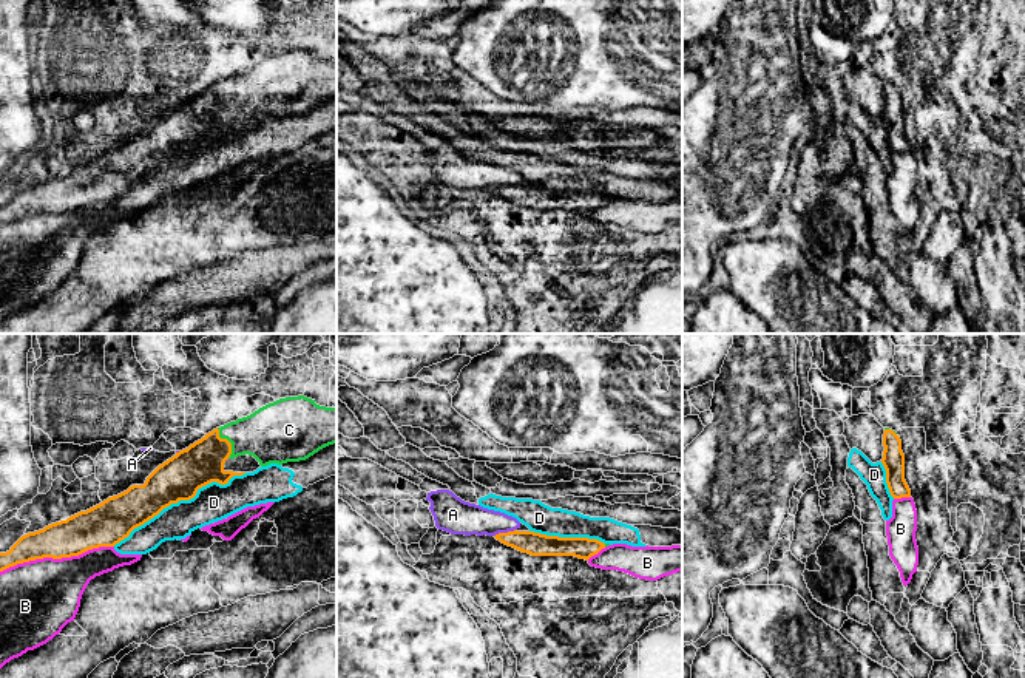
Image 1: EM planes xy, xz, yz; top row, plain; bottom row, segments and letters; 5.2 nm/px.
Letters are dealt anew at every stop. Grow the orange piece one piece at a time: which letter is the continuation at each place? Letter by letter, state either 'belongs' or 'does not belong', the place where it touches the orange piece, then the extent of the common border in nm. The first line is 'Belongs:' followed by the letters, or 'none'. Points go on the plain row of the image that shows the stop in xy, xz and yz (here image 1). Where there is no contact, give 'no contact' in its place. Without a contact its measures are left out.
Belongs: C
A: does not belong | xz (505, 187) | 130 nm
B: does not belong | xy (56, 212) | 600 nm
C: belongs | xy (229, 96) | 170 nm
D: does not belong | xy (179, 153) | 800 nm

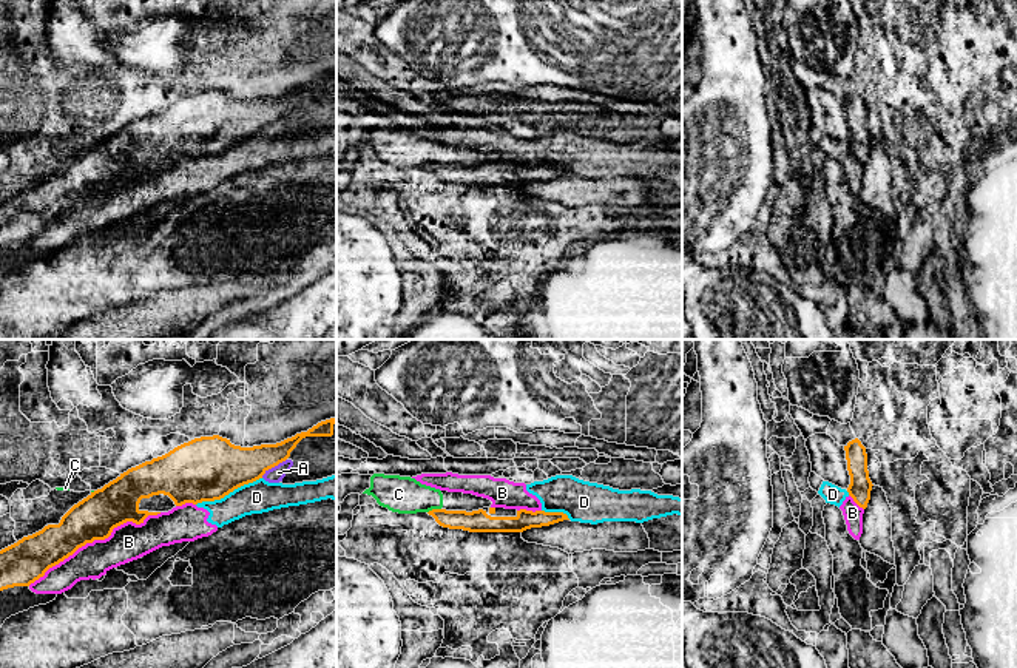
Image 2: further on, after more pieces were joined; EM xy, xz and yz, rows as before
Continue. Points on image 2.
Belongs: none
A: does not belong | xy (273, 121) | 170 nm
B: does not belong | xy (94, 193) | 800 nm
C: does not belong | xz (434, 164) | 80 nm
D: does not belong | xy (229, 147) | 380 nm

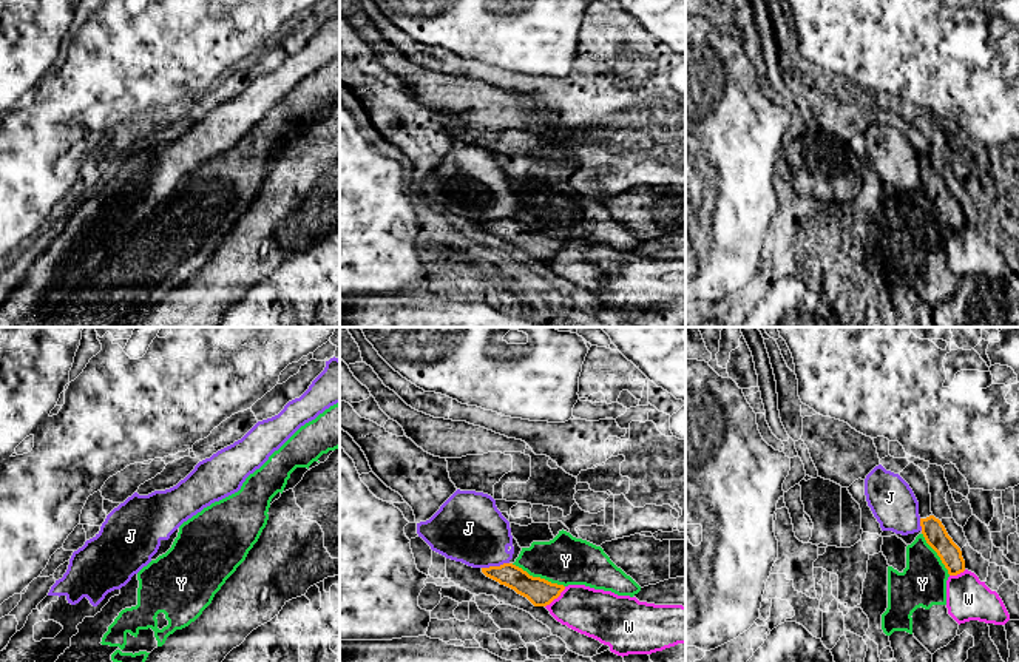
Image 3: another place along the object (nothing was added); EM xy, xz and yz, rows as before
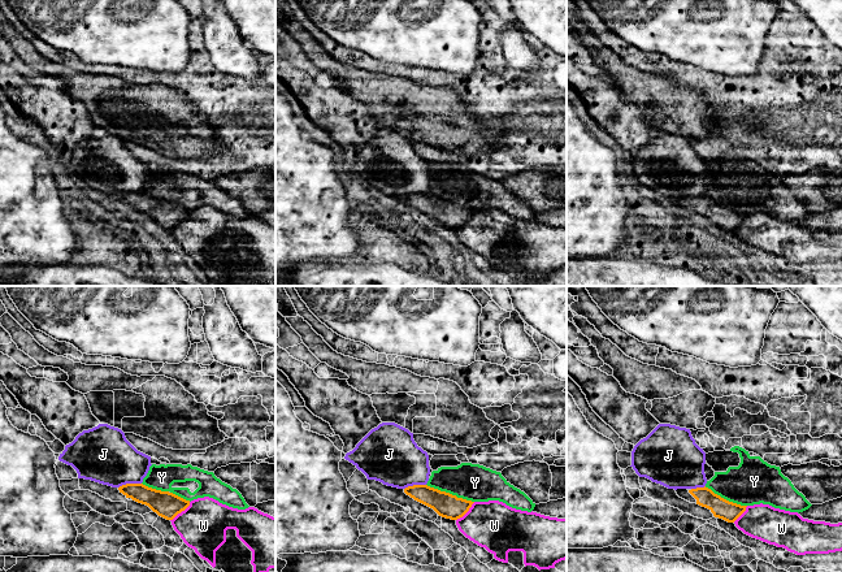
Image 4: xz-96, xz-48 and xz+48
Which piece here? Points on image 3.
Belongs: none
J: does not belong | xz (494, 221) | 150 nm
W: does not belong | xz (556, 252) | 160 nm
Y: does not belong | xz (538, 232) | 300 nm

